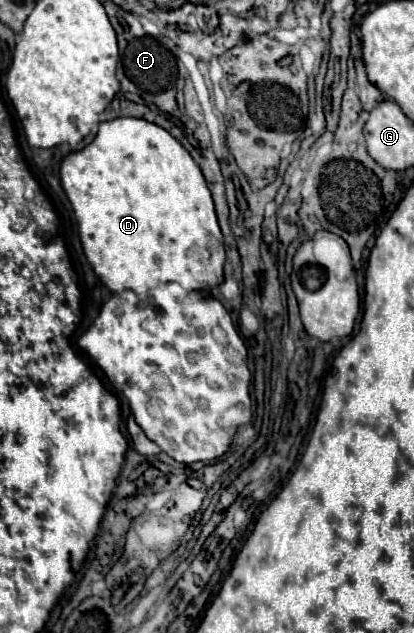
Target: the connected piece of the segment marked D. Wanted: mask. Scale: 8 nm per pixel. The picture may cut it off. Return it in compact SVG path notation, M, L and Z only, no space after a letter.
M130 116L102 122L88 146L64 158L60 178L78 220L84 254L96 276L112 292L134 290L136 294L144 294L166 282L178 282L186 290L206 290L222 284L226 252L212 194L200 166L168 130L144 118Z

